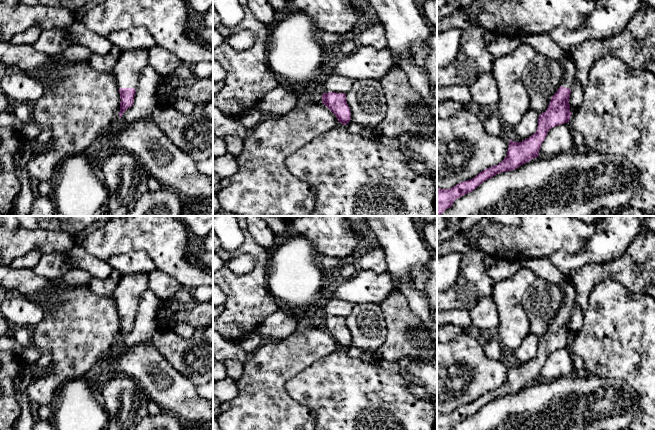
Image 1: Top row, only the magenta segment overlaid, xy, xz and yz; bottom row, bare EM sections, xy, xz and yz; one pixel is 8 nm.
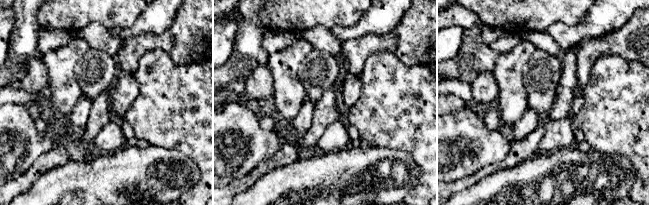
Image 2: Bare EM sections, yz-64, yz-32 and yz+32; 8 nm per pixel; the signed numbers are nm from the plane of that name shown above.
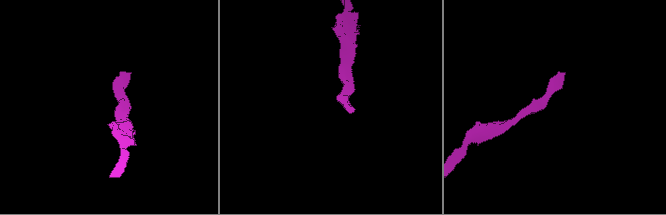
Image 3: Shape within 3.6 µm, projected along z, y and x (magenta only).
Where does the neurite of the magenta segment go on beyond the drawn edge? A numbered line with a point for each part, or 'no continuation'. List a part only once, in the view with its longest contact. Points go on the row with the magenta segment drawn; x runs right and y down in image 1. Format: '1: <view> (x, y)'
1: xy (127, 70)

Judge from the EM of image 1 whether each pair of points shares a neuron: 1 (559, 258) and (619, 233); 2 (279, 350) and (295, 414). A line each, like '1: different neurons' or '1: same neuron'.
1: same neuron
2: same neuron

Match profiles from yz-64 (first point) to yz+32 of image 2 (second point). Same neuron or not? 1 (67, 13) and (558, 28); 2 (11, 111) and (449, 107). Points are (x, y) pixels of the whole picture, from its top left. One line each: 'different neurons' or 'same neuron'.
1: different neurons
2: different neurons

